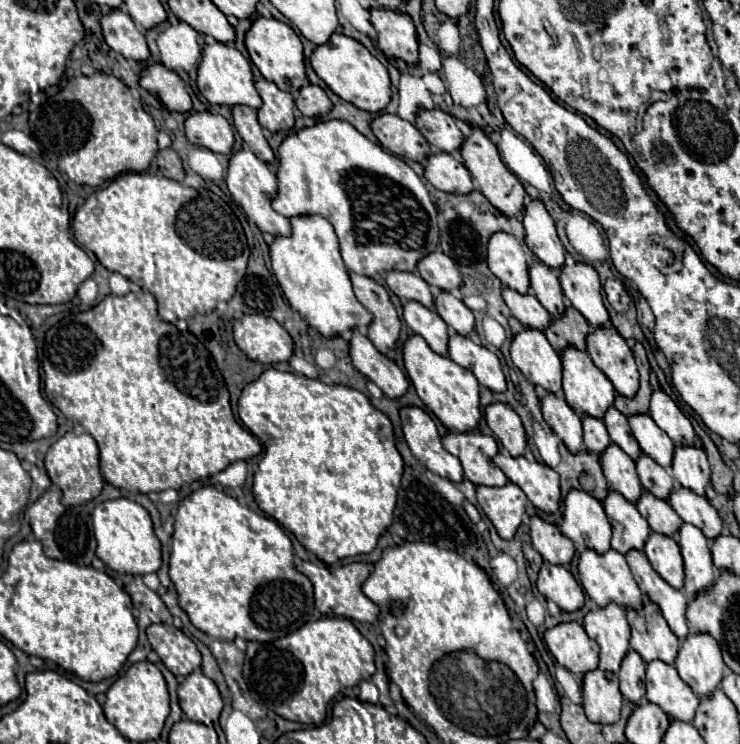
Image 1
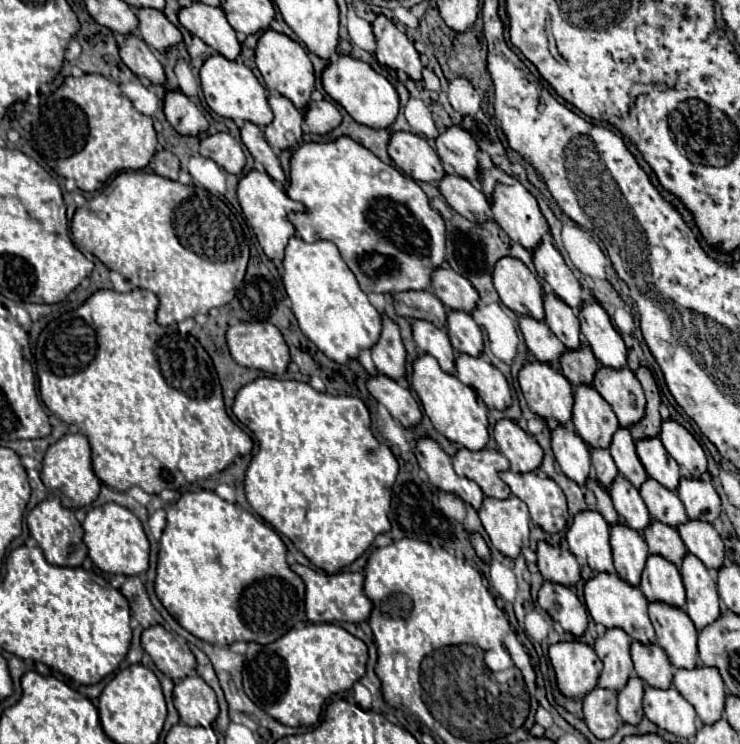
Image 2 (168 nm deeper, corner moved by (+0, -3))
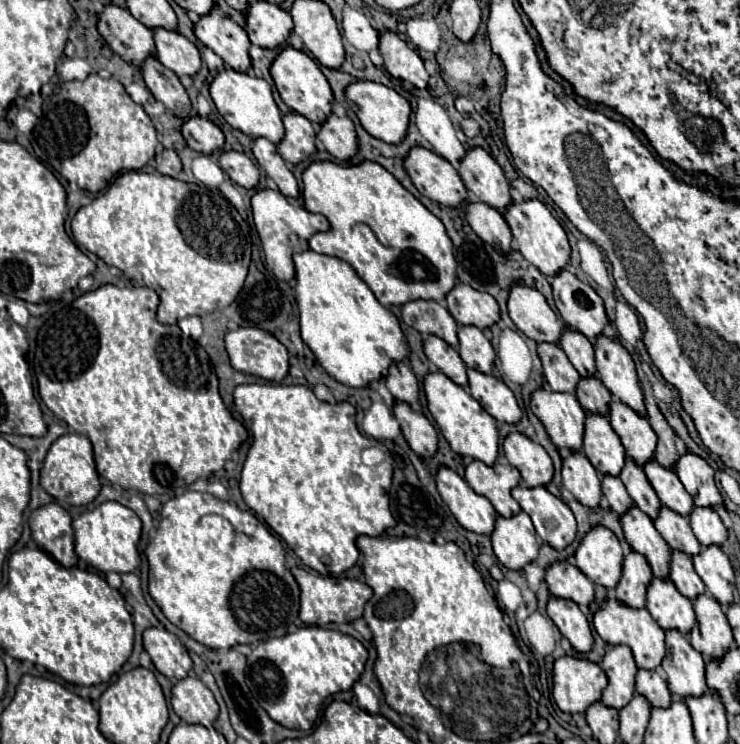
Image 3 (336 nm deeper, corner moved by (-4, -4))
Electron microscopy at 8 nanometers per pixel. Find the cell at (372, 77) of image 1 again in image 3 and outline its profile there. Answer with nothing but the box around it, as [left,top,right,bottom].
[344,80,410,144]

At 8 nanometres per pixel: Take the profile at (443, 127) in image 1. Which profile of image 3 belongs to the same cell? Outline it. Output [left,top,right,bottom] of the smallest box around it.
[458,148,512,212]

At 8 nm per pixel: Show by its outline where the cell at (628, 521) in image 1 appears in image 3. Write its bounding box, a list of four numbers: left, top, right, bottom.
[614,550,652,608]

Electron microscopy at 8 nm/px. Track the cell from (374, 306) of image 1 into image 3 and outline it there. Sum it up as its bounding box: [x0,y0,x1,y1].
[384,360,418,404]

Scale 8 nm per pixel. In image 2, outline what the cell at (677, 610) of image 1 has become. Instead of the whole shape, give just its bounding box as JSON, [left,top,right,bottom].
[648,603,698,669]

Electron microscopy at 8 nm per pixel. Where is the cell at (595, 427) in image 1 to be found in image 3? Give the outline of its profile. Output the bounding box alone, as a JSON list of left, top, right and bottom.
[602,474,632,514]

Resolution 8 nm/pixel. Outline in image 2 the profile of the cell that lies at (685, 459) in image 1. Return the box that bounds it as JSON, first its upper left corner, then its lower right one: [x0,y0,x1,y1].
[678,479,720,523]

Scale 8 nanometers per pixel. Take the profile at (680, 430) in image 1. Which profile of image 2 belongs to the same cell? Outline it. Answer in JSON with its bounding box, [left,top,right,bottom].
[660,421,706,479]

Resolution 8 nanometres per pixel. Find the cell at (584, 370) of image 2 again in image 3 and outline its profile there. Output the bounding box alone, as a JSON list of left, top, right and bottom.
[576,376,612,412]

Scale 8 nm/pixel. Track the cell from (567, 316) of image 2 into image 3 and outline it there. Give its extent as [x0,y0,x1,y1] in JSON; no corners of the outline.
[560,326,596,376]

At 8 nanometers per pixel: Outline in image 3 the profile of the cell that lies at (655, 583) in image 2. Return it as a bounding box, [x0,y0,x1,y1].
[646,578,696,634]

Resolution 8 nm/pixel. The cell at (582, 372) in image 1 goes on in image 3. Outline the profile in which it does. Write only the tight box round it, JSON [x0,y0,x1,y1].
[582,414,626,476]

